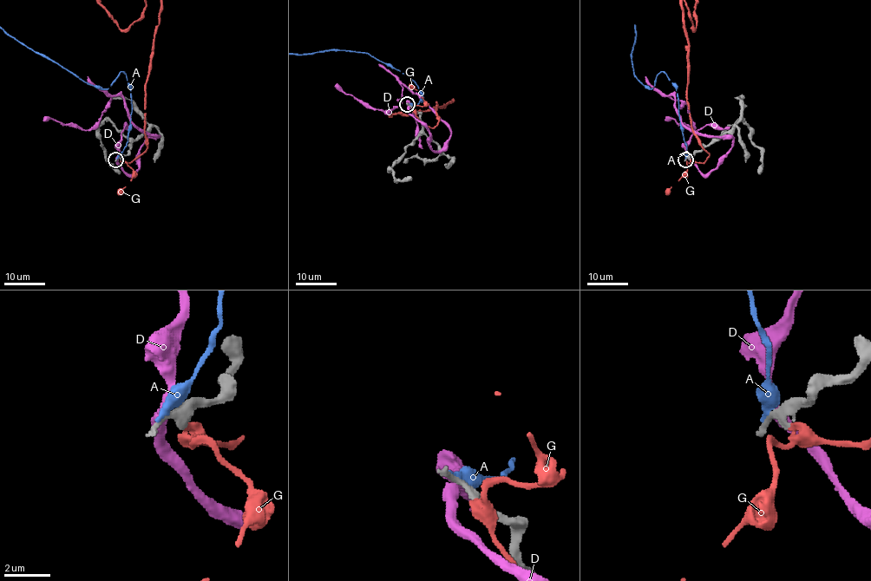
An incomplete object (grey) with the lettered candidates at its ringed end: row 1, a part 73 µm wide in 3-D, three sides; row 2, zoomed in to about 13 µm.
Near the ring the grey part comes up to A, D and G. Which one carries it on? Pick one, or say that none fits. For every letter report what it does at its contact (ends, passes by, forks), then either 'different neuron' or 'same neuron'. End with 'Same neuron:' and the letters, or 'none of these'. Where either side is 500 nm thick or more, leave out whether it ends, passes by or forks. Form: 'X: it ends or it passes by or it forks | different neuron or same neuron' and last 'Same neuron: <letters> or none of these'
A: different neuron
D: it passes by | different neuron
G: it passes by | different neuron
Same neuron: none of these

